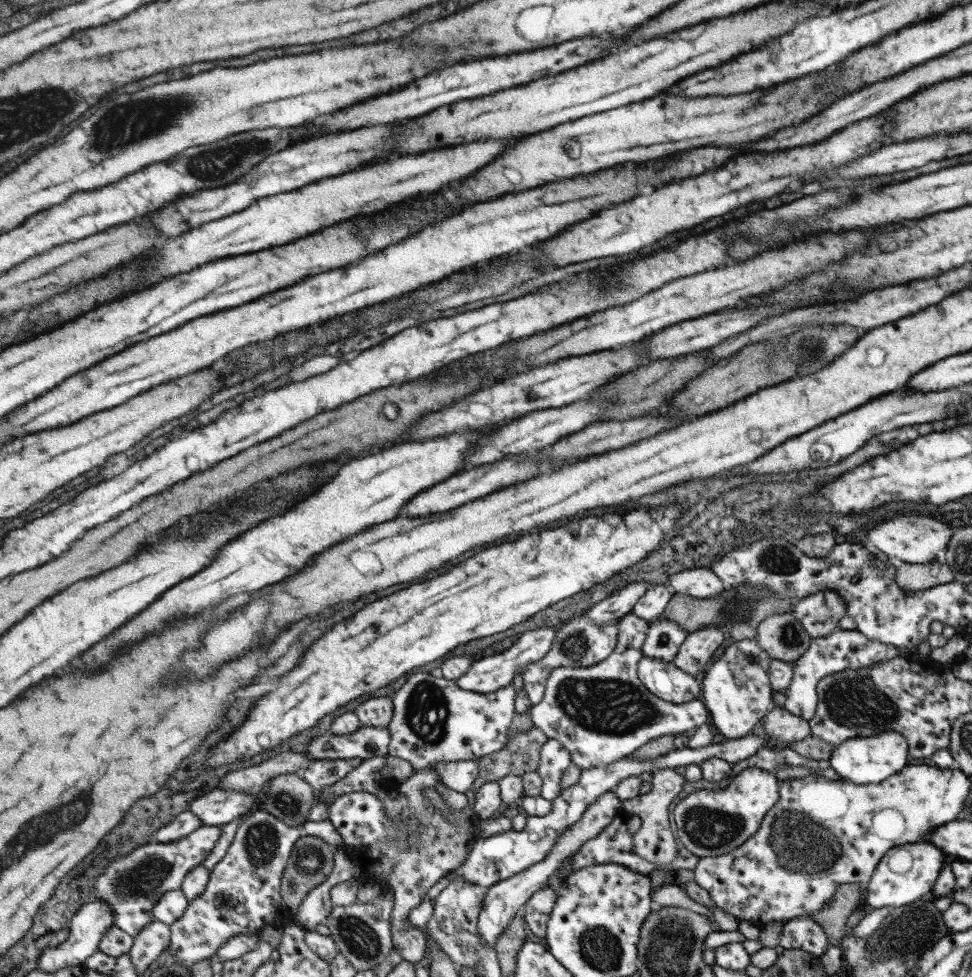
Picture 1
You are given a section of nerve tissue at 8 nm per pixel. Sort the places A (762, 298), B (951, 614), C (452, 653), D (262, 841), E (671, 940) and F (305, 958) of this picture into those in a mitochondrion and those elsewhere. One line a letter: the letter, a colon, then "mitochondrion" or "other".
A: other
B: other
C: other
D: mitochondrion
E: mitochondrion
F: other

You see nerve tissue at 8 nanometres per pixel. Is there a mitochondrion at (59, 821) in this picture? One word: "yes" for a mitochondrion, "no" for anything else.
yes

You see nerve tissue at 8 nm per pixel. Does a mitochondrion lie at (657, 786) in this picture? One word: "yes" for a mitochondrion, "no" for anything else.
no

